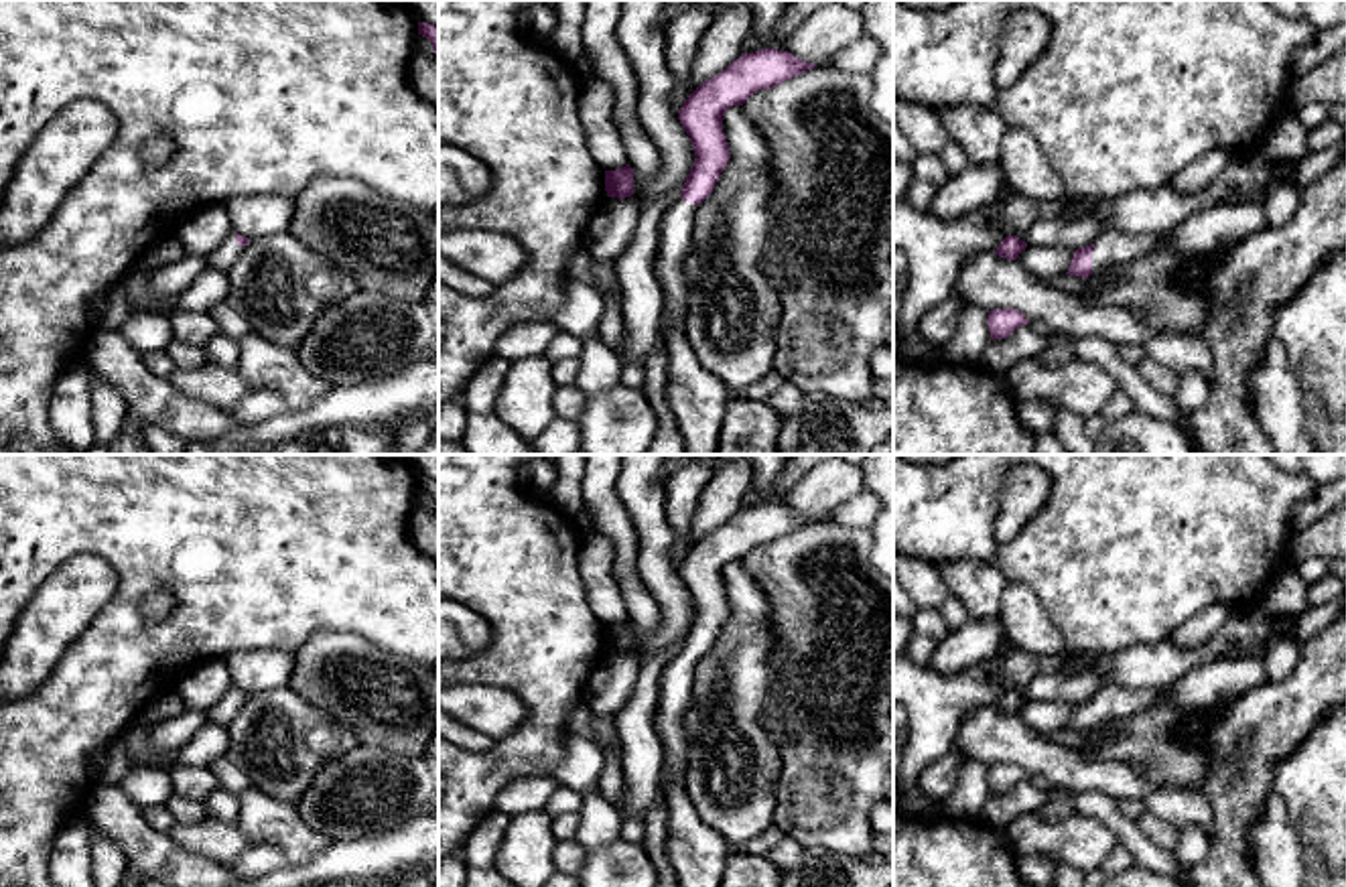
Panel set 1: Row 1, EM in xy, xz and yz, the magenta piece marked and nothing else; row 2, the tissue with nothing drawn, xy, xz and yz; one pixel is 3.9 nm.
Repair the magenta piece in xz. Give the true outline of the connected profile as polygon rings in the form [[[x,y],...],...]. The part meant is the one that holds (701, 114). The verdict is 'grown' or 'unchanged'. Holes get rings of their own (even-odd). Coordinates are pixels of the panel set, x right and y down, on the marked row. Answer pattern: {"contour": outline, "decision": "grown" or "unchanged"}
{"contour": [[[778,49],[743,53],[719,75],[698,85],[678,110],[678,120],[690,136],[696,158],[680,197],[664,213],[660,225],[654,272],[664,290],[664,309],[652,351],[666,349],[666,329],[670,325],[684,327],[686,321],[688,288],[682,276],[682,262],[690,250],[694,213],[713,193],[731,158],[723,132],[725,112],[733,106],[743,106],[755,91],[782,85],[814,67],[814,63]]], "decision": "grown"}

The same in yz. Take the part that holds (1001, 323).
{"contour": [[[995,309],[989,311],[989,333],[991,333],[991,341],[993,339],[1005,339],[1009,337],[1015,329],[1027,325],[1029,321],[1025,319],[1023,313],[1019,313],[1017,309]]], "decision": "unchanged"}

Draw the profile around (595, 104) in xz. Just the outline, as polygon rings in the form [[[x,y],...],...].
[[[589,77],[579,95],[579,122],[587,136],[591,156],[605,168],[615,170],[627,164],[625,144],[613,118],[615,91],[601,77]]]

